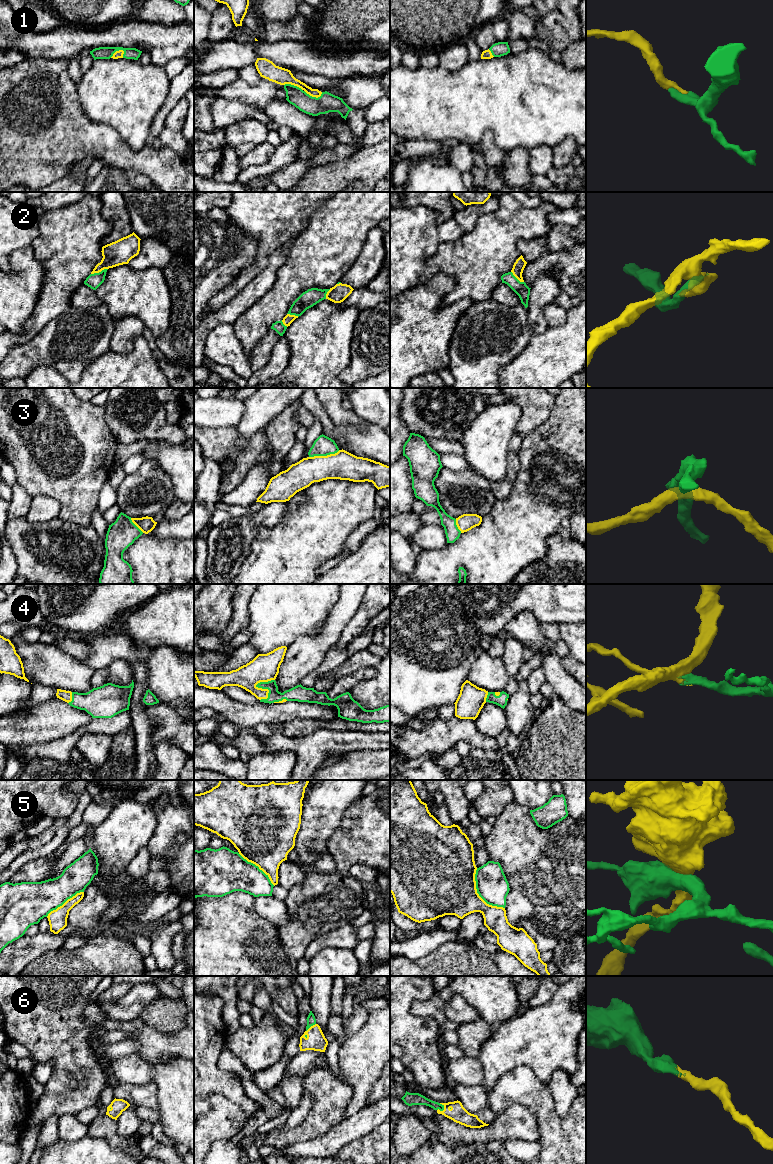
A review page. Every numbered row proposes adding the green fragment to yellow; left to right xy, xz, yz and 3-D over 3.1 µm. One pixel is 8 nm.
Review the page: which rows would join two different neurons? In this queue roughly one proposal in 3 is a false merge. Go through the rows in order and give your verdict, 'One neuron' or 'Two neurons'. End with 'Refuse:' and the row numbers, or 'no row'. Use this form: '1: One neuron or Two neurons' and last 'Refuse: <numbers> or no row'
1: One neuron
2: One neuron
3: Two neurons
4: One neuron
5: Two neurons
6: One neuron
Refuse: 3, 5

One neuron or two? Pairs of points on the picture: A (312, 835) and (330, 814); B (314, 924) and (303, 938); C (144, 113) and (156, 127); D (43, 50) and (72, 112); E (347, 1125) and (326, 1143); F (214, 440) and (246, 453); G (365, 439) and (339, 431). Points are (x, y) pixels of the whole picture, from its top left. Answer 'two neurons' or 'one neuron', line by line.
A: one neuron
B: one neuron
C: two neurons
D: two neurons
E: one neuron
F: one neuron
G: one neuron

